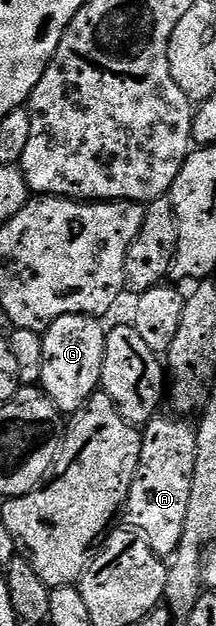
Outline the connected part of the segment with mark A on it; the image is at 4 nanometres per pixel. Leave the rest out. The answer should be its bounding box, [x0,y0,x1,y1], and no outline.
[124,415,198,559]

